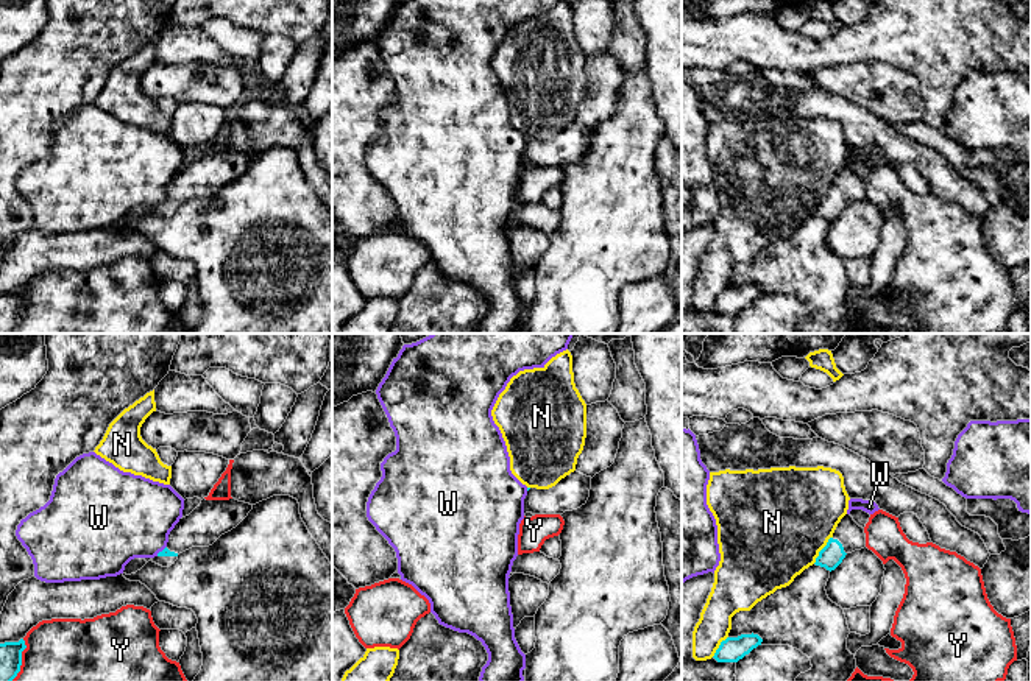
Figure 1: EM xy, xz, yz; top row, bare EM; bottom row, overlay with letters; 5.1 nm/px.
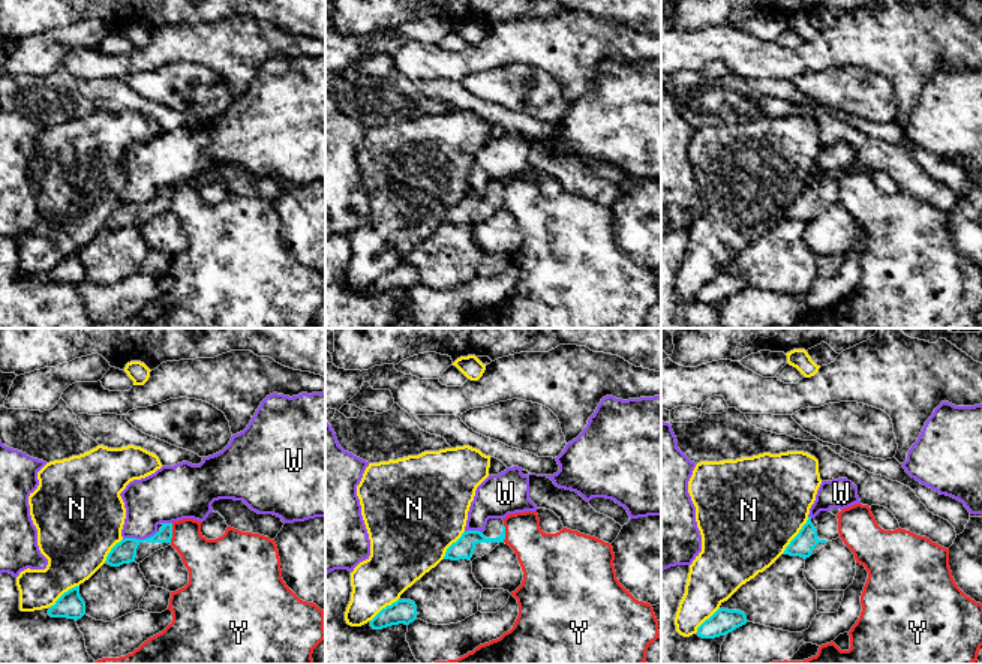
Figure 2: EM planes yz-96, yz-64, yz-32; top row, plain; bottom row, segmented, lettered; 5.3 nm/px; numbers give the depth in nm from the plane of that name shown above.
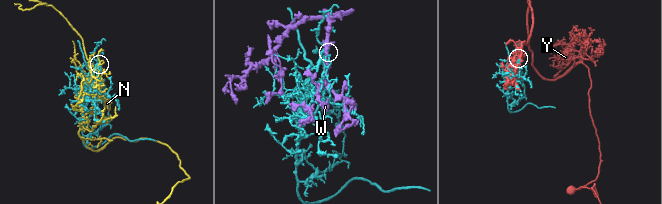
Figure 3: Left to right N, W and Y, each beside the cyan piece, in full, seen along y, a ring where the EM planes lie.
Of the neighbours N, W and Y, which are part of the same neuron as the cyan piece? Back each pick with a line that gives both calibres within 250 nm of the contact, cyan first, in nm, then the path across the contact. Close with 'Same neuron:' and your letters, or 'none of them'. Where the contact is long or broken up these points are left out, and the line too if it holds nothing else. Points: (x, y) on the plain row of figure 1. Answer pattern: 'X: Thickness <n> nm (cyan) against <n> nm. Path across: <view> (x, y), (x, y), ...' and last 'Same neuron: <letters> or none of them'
Same neuron: none of them

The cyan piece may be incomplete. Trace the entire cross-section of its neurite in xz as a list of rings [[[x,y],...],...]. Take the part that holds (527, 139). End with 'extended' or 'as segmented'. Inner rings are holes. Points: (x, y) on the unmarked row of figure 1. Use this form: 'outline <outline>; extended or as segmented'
outline [[[577,122],[562,129],[549,140],[527,139],[524,165],[563,165],[586,154],[591,140],[591,128]]]; extended

